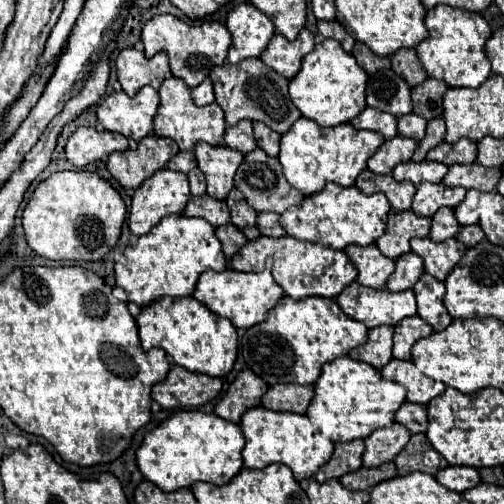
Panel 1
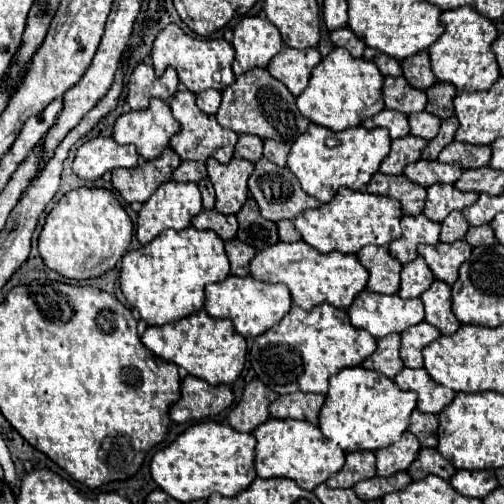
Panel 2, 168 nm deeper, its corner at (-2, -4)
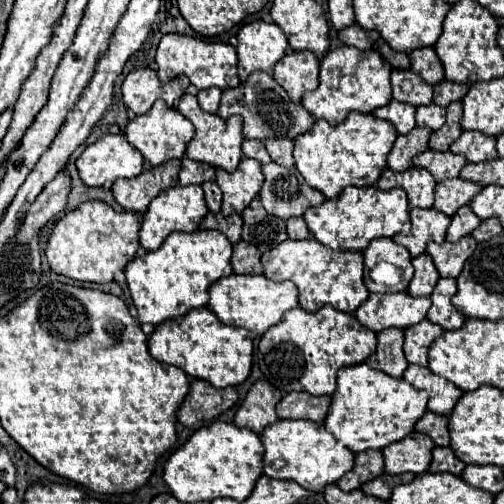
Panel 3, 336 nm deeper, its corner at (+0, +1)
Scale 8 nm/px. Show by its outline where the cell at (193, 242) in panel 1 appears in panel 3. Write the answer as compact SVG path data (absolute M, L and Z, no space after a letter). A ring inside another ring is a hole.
M175 231L157 251L147 253L143 259L135 257L125 267L125 275L131 299L139 313L139 321L159 325L179 319L191 309L205 307L209 303L211 283L233 273L231 251L233 245L219 231Z

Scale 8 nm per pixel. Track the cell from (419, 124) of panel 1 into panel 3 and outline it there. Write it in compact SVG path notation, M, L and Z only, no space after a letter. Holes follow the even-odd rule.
M435 103L431 105L423 105L423 107L417 107L417 125L423 125L423 127L429 127L429 129L441 129L443 123L445 123L445 107L439 107Z

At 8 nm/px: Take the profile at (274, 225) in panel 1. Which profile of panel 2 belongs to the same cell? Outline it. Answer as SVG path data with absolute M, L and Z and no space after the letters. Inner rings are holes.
M279 220L277 222L277 234L279 234L281 242L299 242L301 240L301 236L295 230L295 226L293 226L291 220Z

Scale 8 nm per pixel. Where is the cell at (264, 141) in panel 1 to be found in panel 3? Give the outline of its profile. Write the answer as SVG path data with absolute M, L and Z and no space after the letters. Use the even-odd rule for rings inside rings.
M267 139L265 147L267 147L271 159L277 165L283 165L283 167L293 167L295 165L293 141L291 139Z

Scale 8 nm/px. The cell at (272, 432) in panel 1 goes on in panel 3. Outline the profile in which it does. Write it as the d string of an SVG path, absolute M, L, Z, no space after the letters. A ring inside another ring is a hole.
M281 419L279 423L269 425L261 433L261 441L265 445L265 467L263 473L271 479L281 479L281 481L295 481L301 487L309 491L323 491L327 485L337 483L347 471L353 469L353 459L355 455L339 445L337 451L337 441L333 435L321 425L313 421L285 421Z

